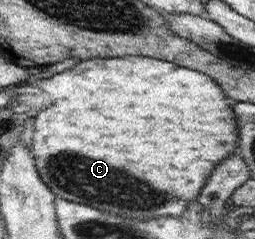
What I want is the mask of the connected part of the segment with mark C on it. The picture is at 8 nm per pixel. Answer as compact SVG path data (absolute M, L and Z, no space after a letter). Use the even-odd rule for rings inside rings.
M147 57L91 58L87 61L80 61L81 63L77 63L75 67L67 69L63 73L41 75L41 79L33 83L49 93L49 97L53 99L53 105L37 111L34 127L29 130L33 135L34 163L43 183L48 185L48 189L56 198L67 199L72 203L93 207L99 211L105 211L105 213L113 213L113 215L122 217L123 220L142 222L167 215L180 217L188 209L188 206L198 199L214 168L220 165L221 161L228 159L227 155L235 154L233 149L238 149L239 127L235 121L233 105L229 105L229 103L233 103L232 100L223 93L223 89L213 81L211 76L207 77L206 72L191 71L191 69L179 67L175 63L165 63L165 61L147 59Z

